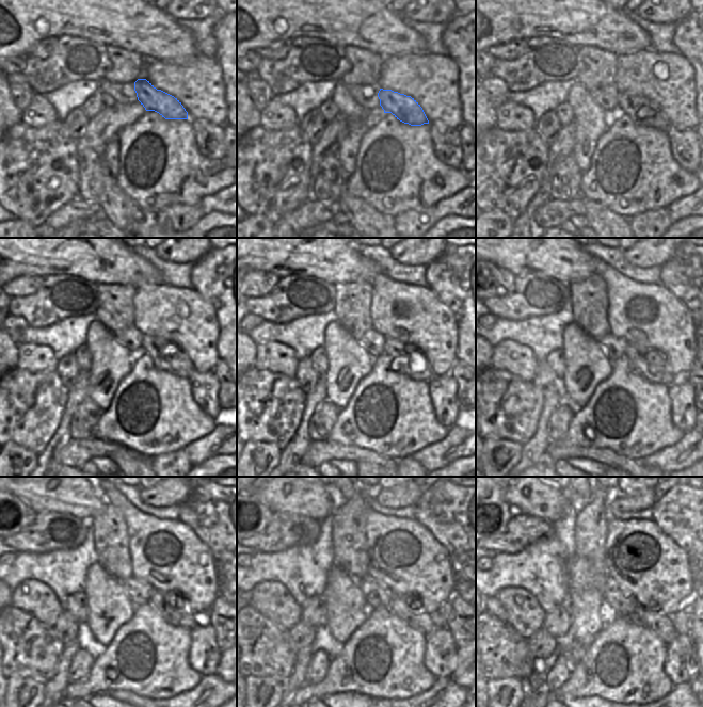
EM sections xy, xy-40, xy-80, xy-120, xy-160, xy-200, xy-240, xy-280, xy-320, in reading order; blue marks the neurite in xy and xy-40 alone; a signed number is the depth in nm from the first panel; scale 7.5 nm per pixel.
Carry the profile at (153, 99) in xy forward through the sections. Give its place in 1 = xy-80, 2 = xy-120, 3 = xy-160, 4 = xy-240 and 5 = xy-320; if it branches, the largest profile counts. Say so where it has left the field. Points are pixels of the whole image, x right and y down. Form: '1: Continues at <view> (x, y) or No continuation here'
1: Continues at xy-80 (628, 105)
2: Continues at xy-120 (153, 346)
3: Continues at xy-160 (395, 349)
4: Continues at xy-240 (180, 617)
5: Continues at xy-320 (661, 625)

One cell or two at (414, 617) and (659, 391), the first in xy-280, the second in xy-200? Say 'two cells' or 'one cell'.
two cells

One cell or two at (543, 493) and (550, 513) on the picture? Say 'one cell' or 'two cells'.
one cell

